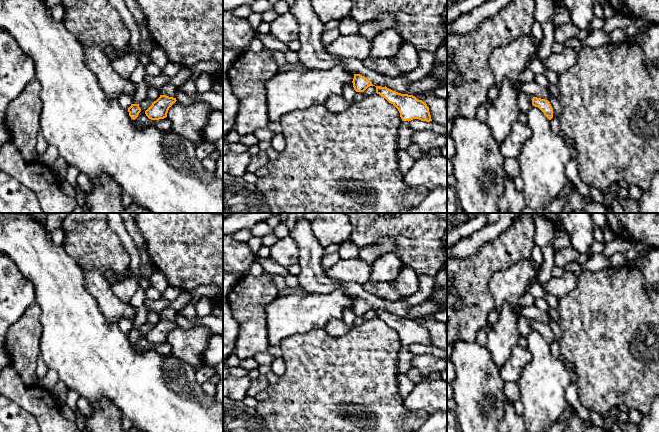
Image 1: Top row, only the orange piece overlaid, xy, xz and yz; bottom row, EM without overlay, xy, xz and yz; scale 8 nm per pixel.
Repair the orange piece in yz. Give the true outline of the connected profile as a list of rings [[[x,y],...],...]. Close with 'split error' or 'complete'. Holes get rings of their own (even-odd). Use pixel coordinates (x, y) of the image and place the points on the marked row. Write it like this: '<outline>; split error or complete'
[[[522,92],[517,96],[517,104],[520,112],[527,113],[532,106],[535,106],[538,107],[549,120],[553,118],[553,108],[548,100],[537,97],[532,98]]]; split error

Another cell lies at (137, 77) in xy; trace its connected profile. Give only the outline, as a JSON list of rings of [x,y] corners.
[[[139,62],[136,69],[132,72],[130,76],[130,81],[136,86],[136,92],[133,96],[132,104],[139,104],[142,102],[147,96],[147,85],[145,83],[145,75],[146,69]]]

